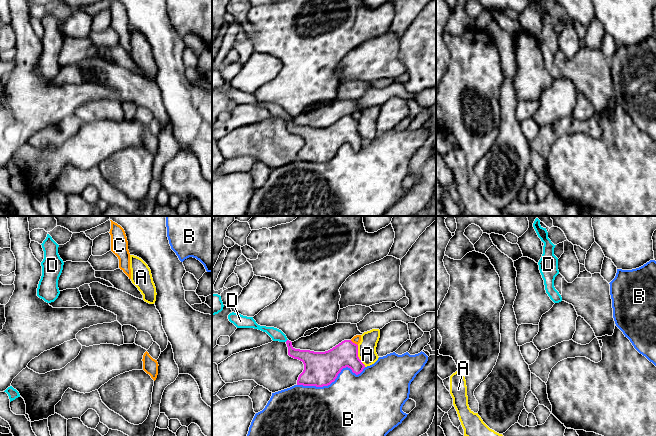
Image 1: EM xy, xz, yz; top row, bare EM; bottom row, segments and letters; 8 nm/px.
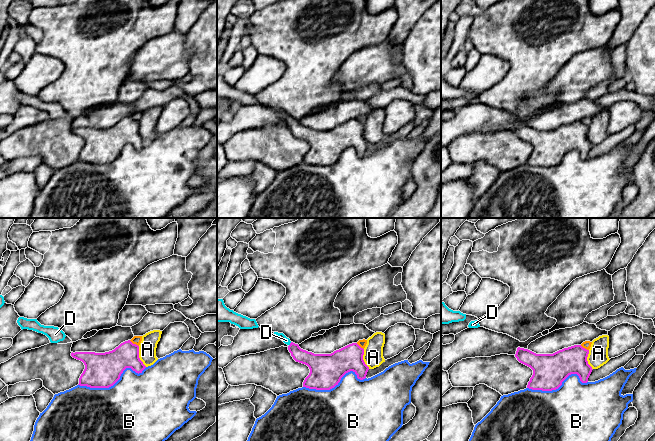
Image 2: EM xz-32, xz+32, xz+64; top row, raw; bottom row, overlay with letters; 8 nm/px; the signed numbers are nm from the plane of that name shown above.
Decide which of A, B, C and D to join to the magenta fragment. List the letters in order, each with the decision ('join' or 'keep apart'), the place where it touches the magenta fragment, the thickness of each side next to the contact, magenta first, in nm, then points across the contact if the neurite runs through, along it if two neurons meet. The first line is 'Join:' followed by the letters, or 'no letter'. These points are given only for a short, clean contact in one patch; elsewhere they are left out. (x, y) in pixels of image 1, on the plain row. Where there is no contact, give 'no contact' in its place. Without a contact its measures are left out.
Join: D
A: keep apart; contact xz (357, 132); calibres 220 and 150 nm
B: keep apart; contact xz (332, 157); calibres 280 and 480 nm
C: keep apart; contact xz (354, 119); calibres 200 and 70 nm
D: join; no contact

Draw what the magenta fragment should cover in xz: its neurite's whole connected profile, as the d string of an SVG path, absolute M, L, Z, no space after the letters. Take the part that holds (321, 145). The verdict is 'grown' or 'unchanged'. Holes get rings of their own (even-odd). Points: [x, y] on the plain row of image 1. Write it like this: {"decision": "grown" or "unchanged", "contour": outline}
{"decision": "grown", "contour": "M230 89L228 95L237 104L254 104L266 108L273 117L285 118L288 131L303 138L304 146L299 151L297 161L328 162L335 157L343 144L350 144L356 151L360 150L365 141L358 133L358 121L351 116L344 116L325 128L295 125L292 118L279 105L260 102L253 93Z"}

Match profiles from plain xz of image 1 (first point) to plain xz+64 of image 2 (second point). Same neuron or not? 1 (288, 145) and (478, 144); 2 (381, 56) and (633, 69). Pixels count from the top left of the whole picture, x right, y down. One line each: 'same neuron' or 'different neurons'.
1: same neuron
2: different neurons

